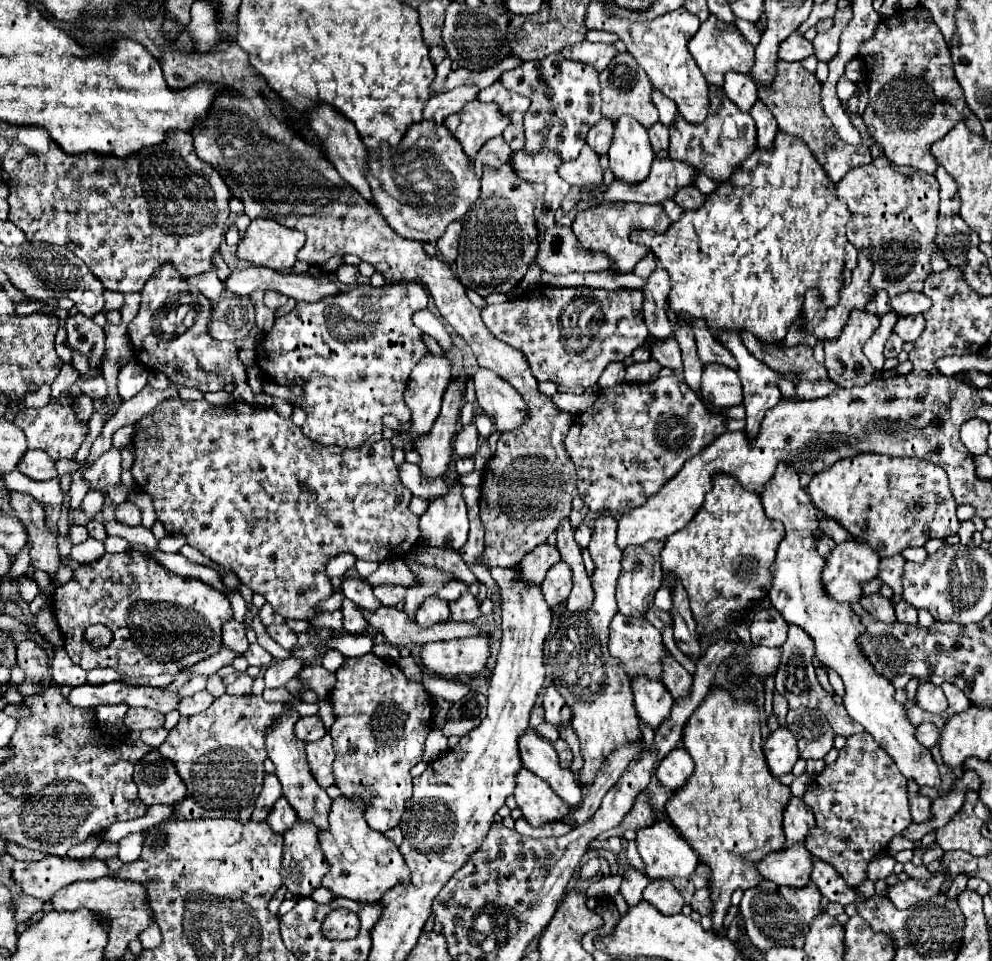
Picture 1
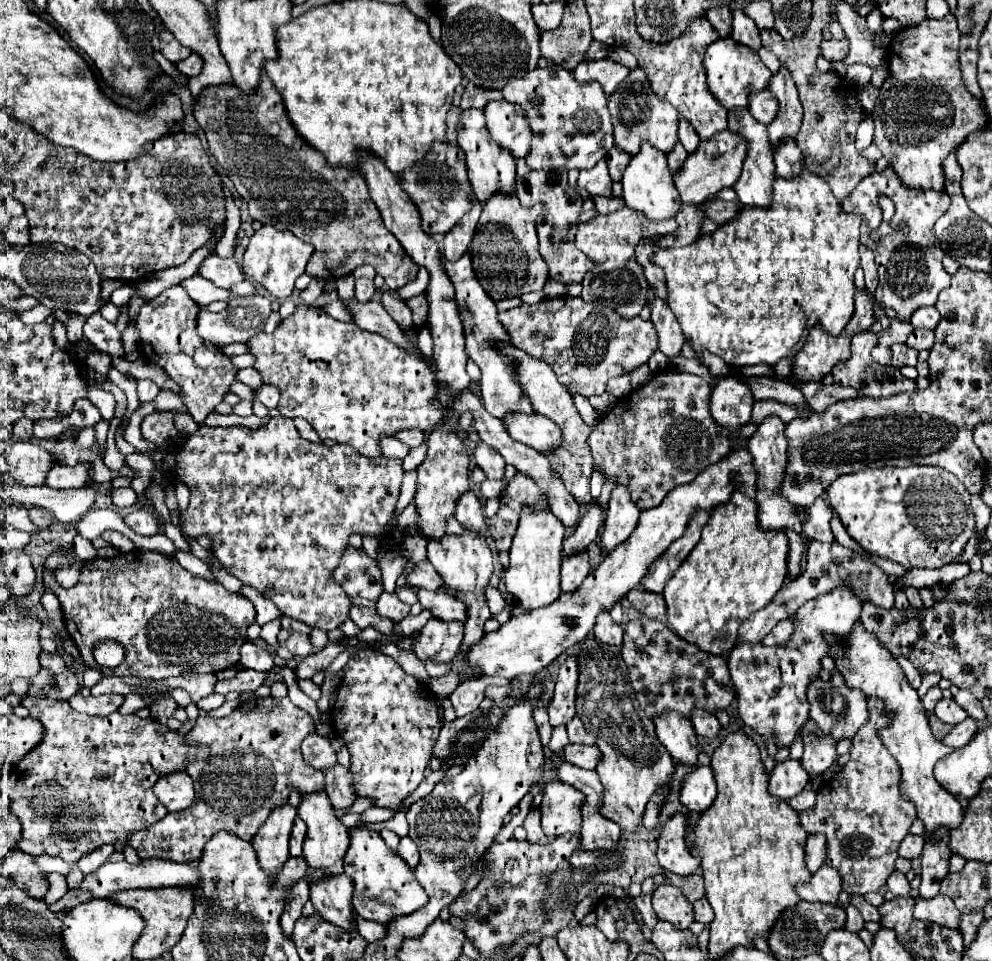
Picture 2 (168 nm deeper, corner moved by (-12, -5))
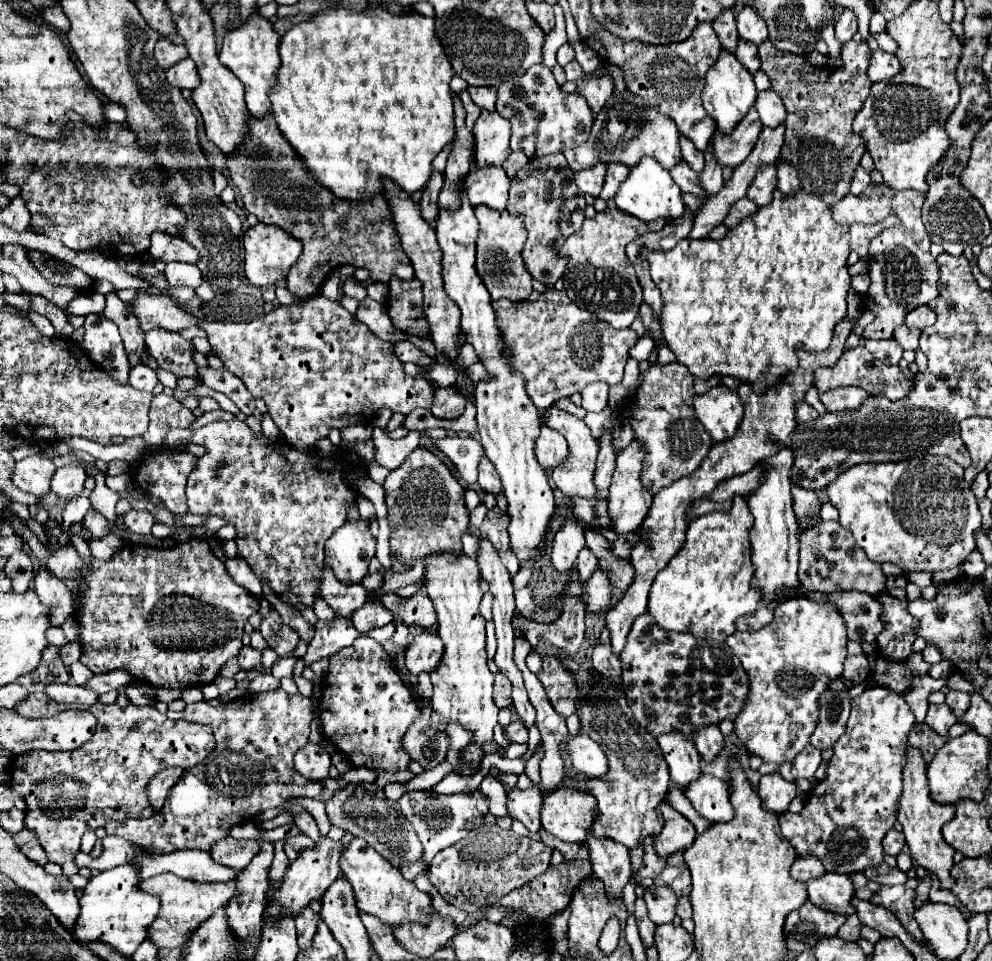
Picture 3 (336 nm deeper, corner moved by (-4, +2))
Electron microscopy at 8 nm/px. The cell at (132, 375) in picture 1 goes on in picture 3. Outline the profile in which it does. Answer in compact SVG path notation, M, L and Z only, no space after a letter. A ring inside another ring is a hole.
M136 365L134 369L132 369L132 373L130 373L130 385L134 387L134 389L140 389L140 391L152 391L154 389L154 385L158 383L158 377L156 377L156 373L148 367L148 365Z

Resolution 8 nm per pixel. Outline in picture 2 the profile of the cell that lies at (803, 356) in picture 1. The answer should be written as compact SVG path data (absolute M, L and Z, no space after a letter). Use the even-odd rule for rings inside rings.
M822 382L816 384L800 384L802 394L806 396L806 402L812 406L814 412L824 412L828 406L842 402L842 400L854 400L860 396L854 388L840 388L838 384L826 386Z

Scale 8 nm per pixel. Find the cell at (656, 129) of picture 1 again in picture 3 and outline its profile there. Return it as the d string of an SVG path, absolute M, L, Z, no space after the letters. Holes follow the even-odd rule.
M684 159L680 161L680 165L676 165L676 169L670 169L670 175L684 193L702 195L702 189L698 187L698 175L690 169L690 165Z

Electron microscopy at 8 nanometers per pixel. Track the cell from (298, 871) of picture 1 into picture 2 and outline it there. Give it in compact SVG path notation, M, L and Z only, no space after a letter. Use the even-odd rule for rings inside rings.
M340 874L336 876L336 880L324 880L324 884L316 884L316 888L310 888L310 900L324 920L342 928L344 932L352 932L356 924L352 892L354 884L350 876Z

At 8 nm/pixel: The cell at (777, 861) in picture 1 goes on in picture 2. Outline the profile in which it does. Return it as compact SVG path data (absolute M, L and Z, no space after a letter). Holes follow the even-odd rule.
M824 864L824 868L820 868L820 872L812 874L812 880L808 884L800 884L800 888L796 892L806 902L840 906L840 902L838 902L838 896L842 892L840 872L836 872L836 868L830 868Z

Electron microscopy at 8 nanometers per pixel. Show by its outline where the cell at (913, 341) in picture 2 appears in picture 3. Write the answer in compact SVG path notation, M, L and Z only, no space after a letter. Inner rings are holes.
M900 325L900 329L896 329L894 339L902 345L902 349L918 349L918 339L920 339L920 329L912 329L908 325Z

